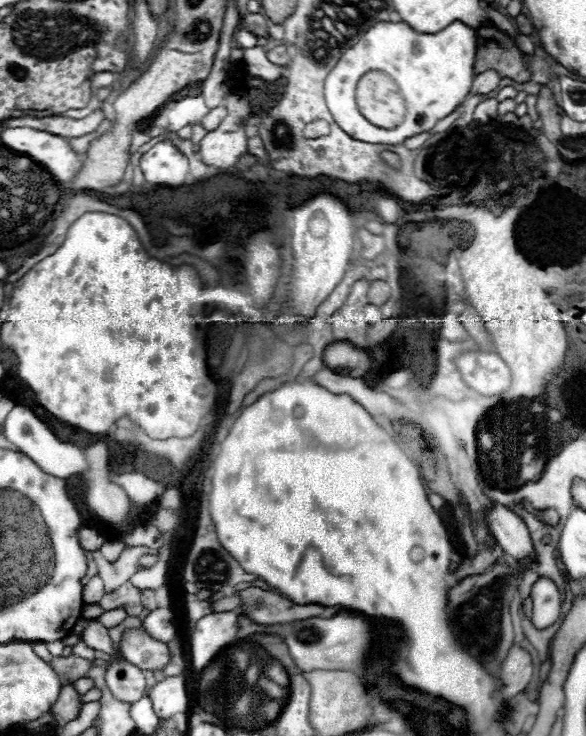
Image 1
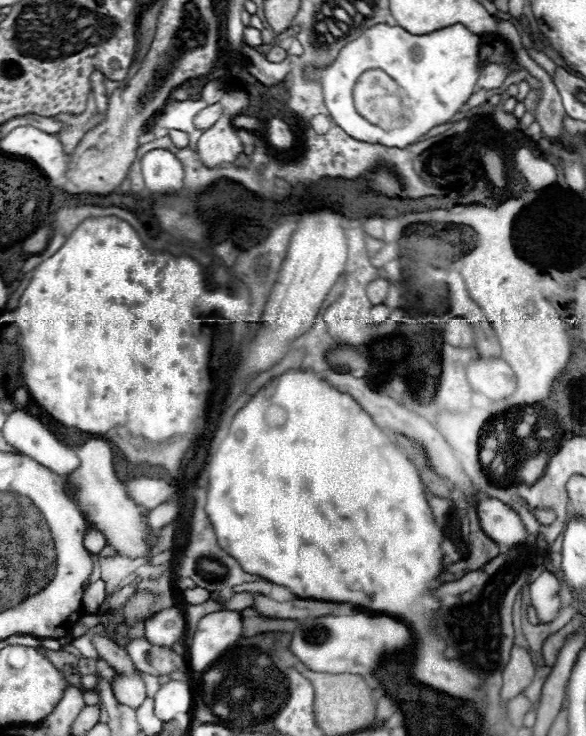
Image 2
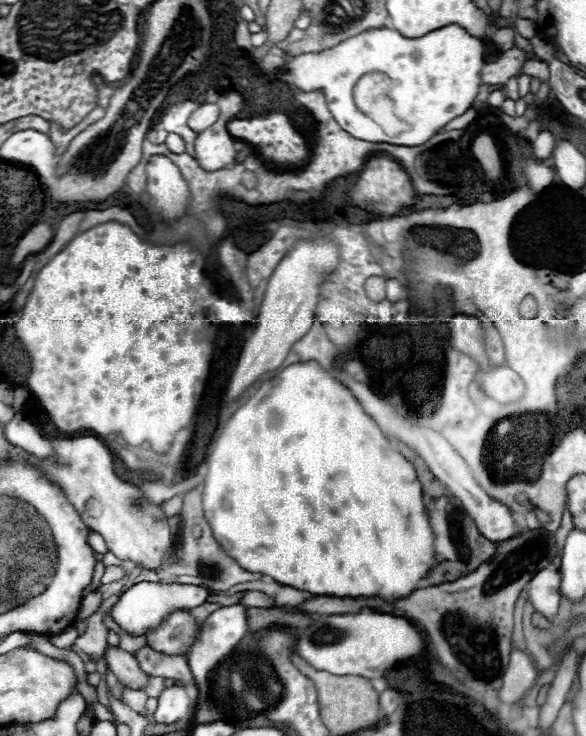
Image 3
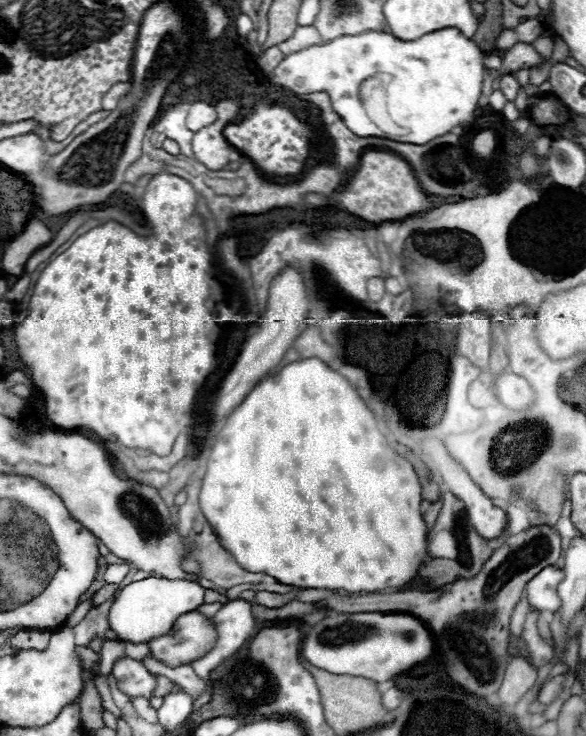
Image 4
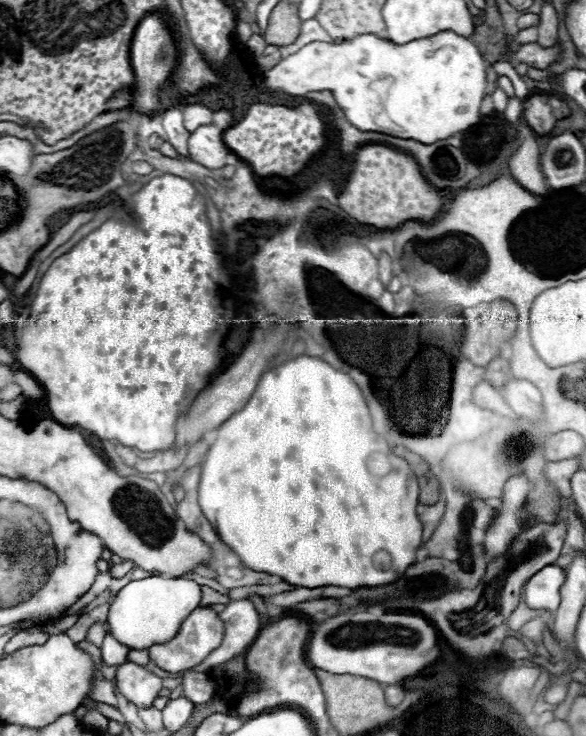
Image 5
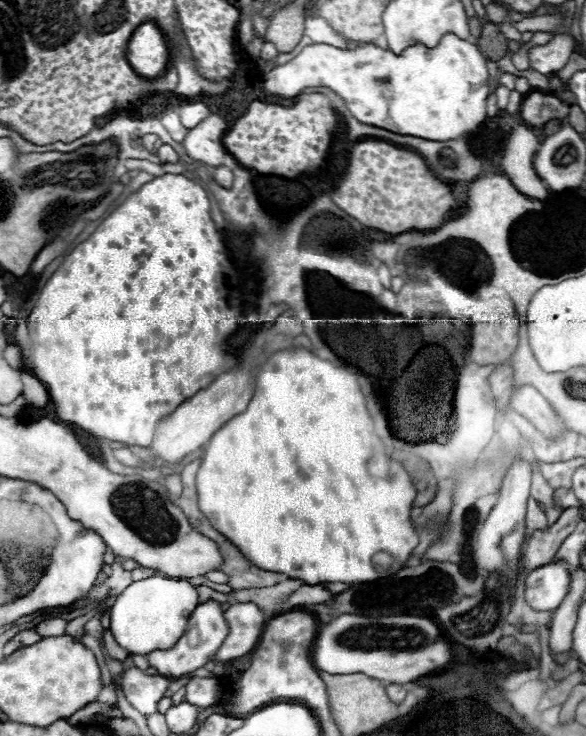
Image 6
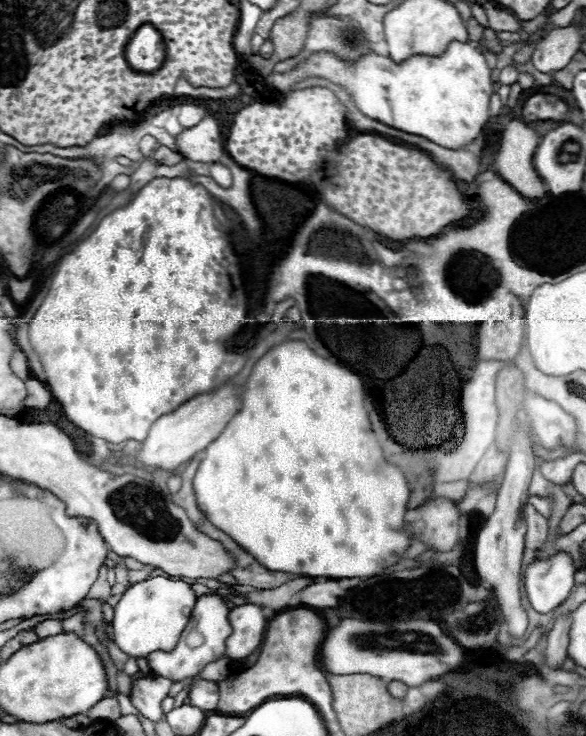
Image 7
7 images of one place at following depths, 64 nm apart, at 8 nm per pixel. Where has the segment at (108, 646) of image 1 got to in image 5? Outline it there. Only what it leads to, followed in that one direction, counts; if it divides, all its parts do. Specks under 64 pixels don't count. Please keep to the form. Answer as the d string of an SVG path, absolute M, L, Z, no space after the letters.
M124 662L116 672L116 686L120 694L138 708L150 708L162 690L162 678L148 672L144 666Z

